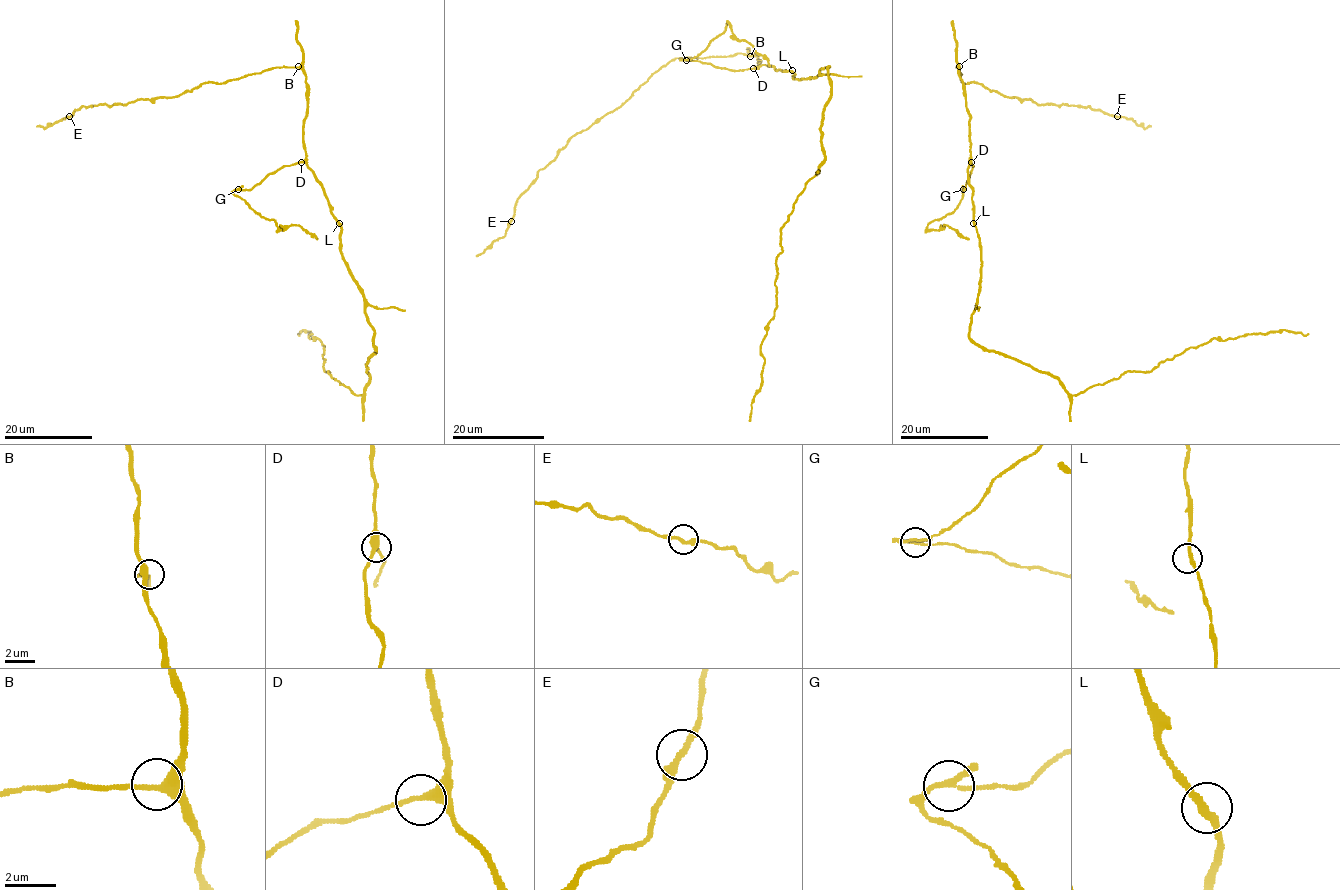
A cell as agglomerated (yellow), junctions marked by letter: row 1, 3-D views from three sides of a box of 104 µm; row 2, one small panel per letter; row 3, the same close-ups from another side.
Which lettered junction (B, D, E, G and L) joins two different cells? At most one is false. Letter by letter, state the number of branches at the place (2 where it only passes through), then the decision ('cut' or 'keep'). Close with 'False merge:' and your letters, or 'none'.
B: 3 branches meet; keep
D: 3 branches meet; keep
E: 2 branches meet; keep
G: 3 branches meet; cut
L: 2 branches meet; keep
False merge: G

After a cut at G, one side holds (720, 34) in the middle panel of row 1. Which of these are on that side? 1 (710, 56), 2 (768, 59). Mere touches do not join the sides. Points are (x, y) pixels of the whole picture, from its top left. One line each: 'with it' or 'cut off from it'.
1: cut off from it
2: with it

